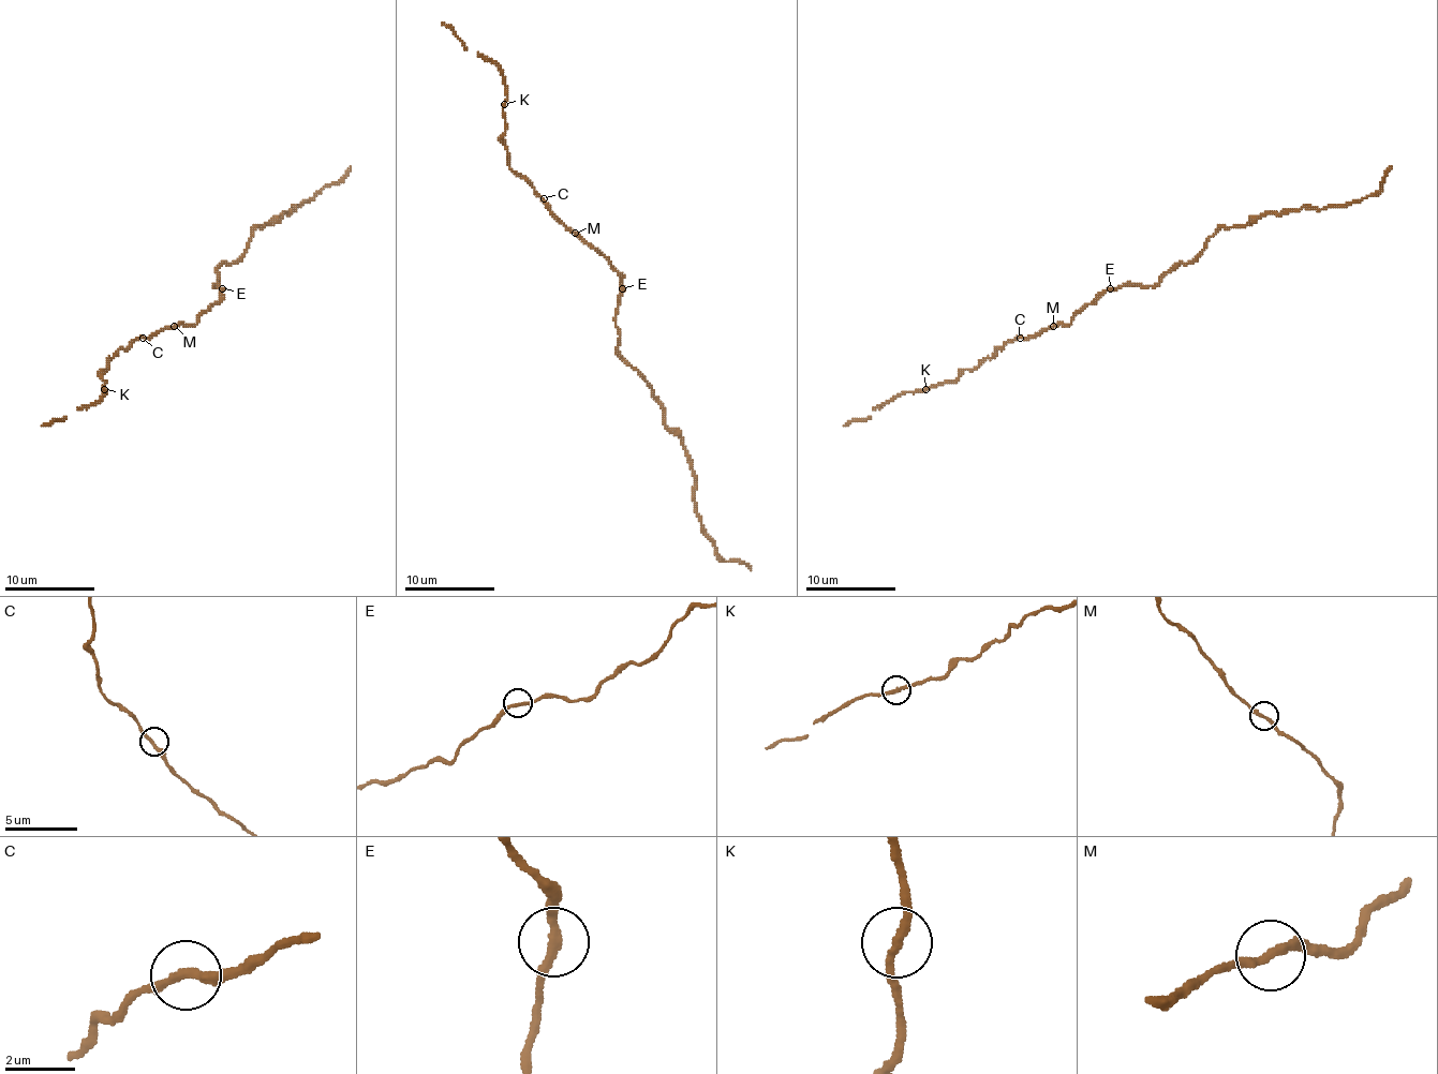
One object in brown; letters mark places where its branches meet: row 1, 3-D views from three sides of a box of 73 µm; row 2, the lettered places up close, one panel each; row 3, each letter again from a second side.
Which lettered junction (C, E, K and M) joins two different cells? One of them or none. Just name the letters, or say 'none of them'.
none of them

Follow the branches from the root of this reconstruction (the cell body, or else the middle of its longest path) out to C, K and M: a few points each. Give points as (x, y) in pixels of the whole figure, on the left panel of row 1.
C: (220, 291), (220, 299), (194, 324), (174, 324), (143, 338)
K: (220, 291), (220, 299), (194, 324), (161, 328), (149, 338), (134, 340), (109, 358), (102, 376), (104, 389)
M: (220, 291), (220, 299), (194, 324), (174, 326)

